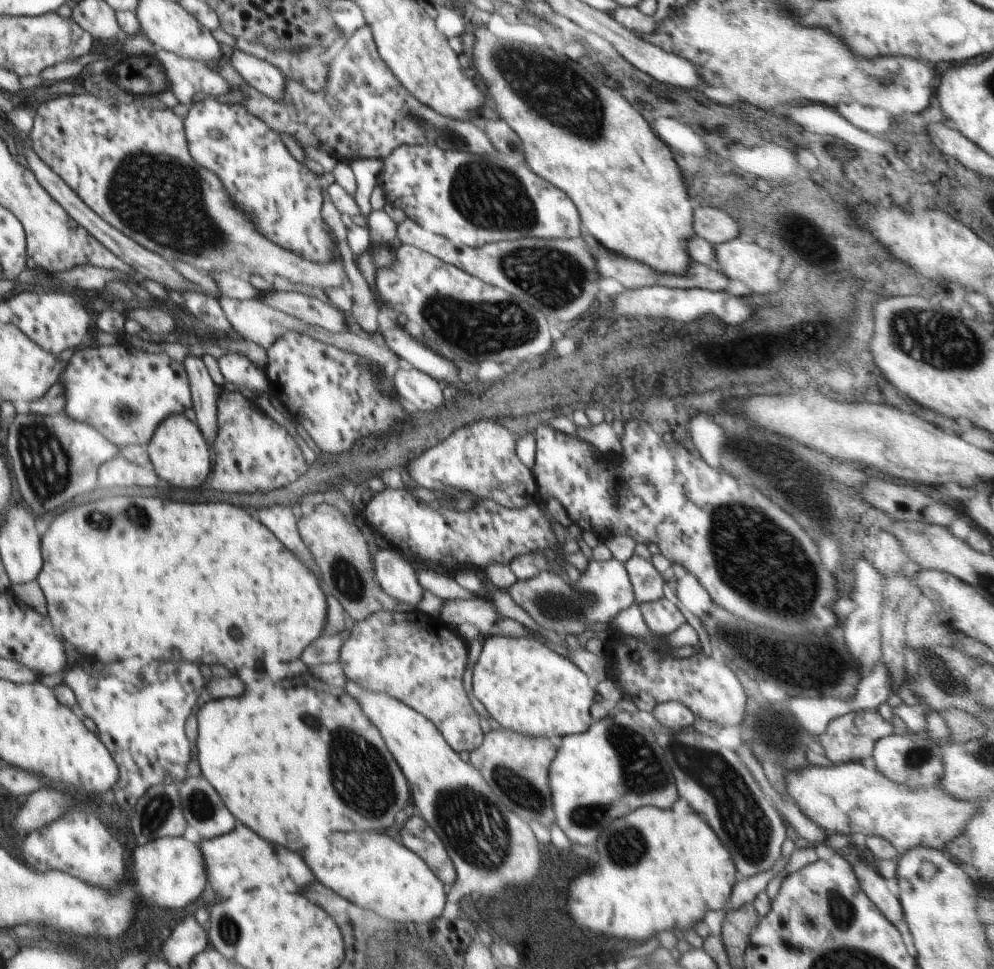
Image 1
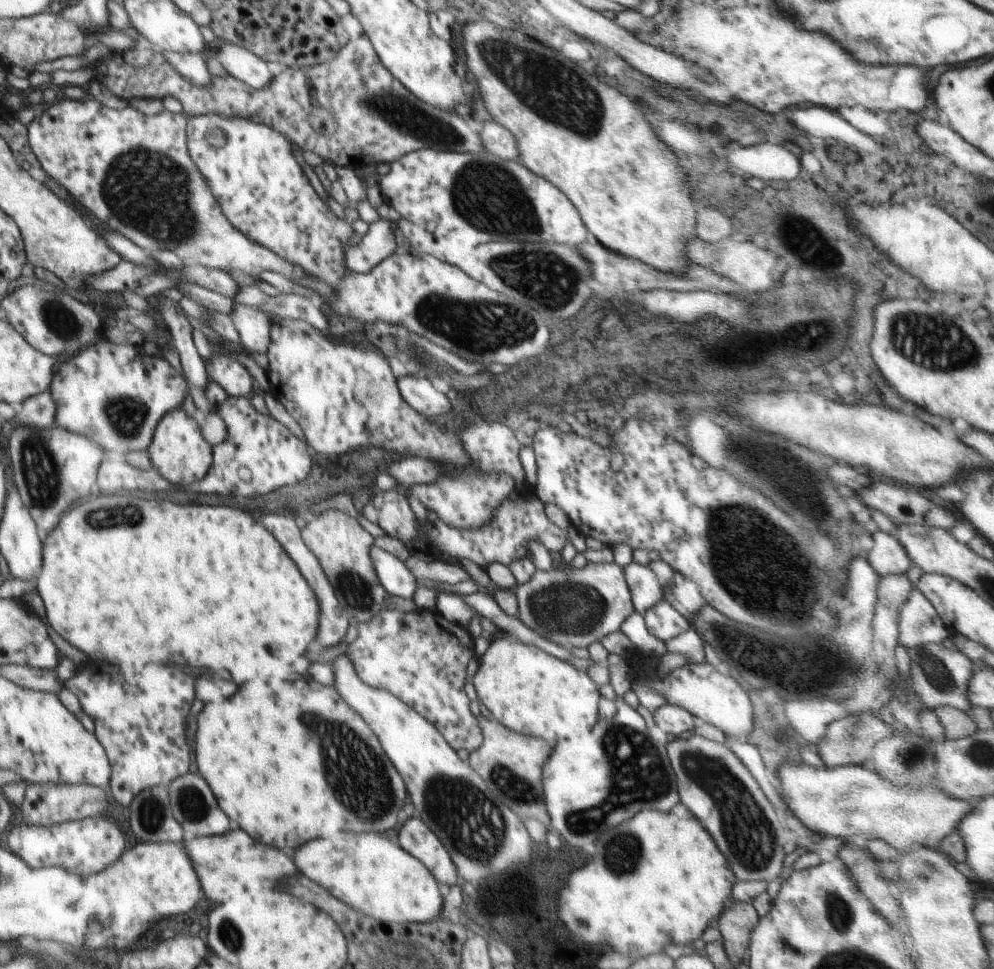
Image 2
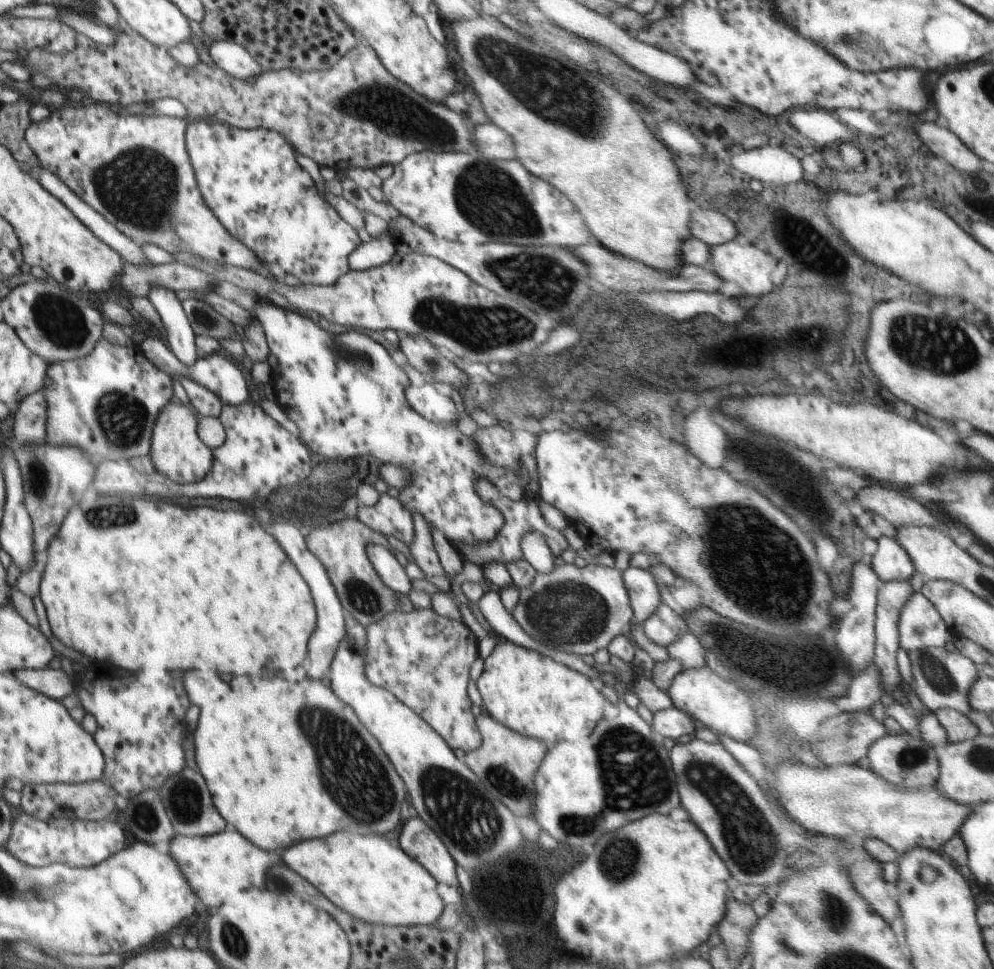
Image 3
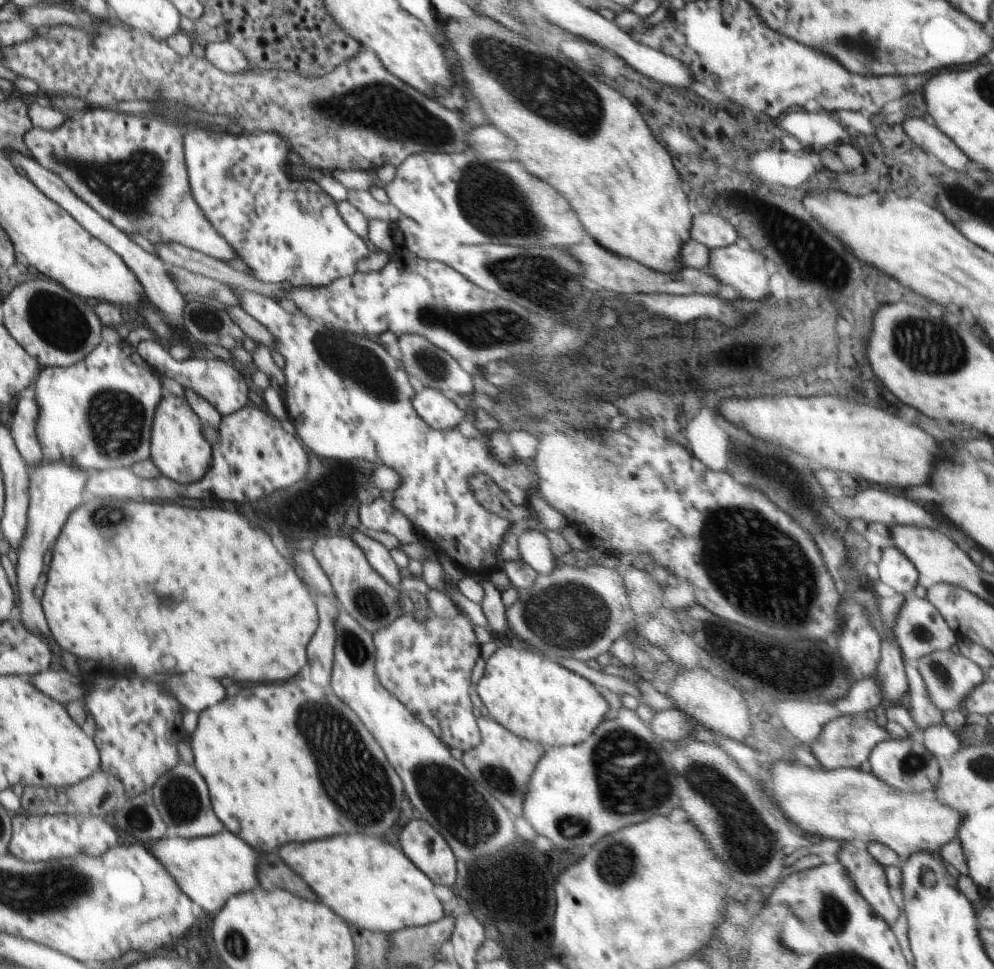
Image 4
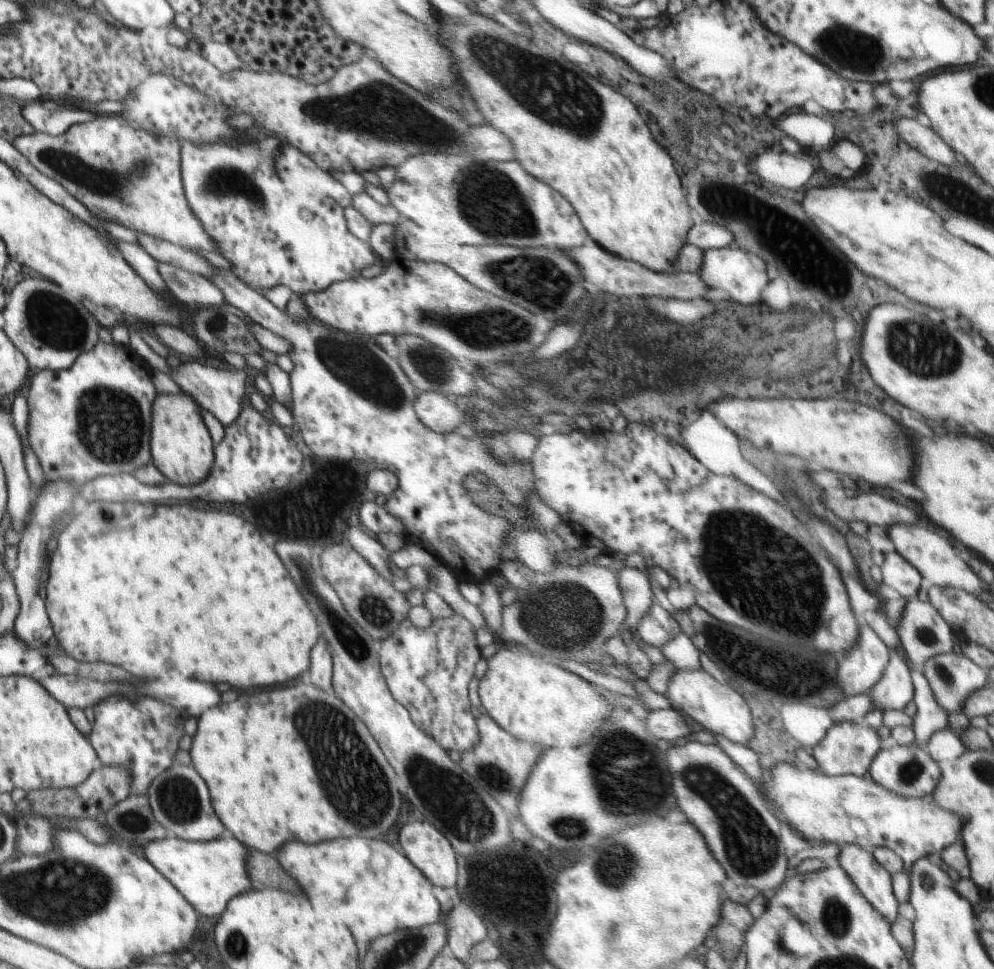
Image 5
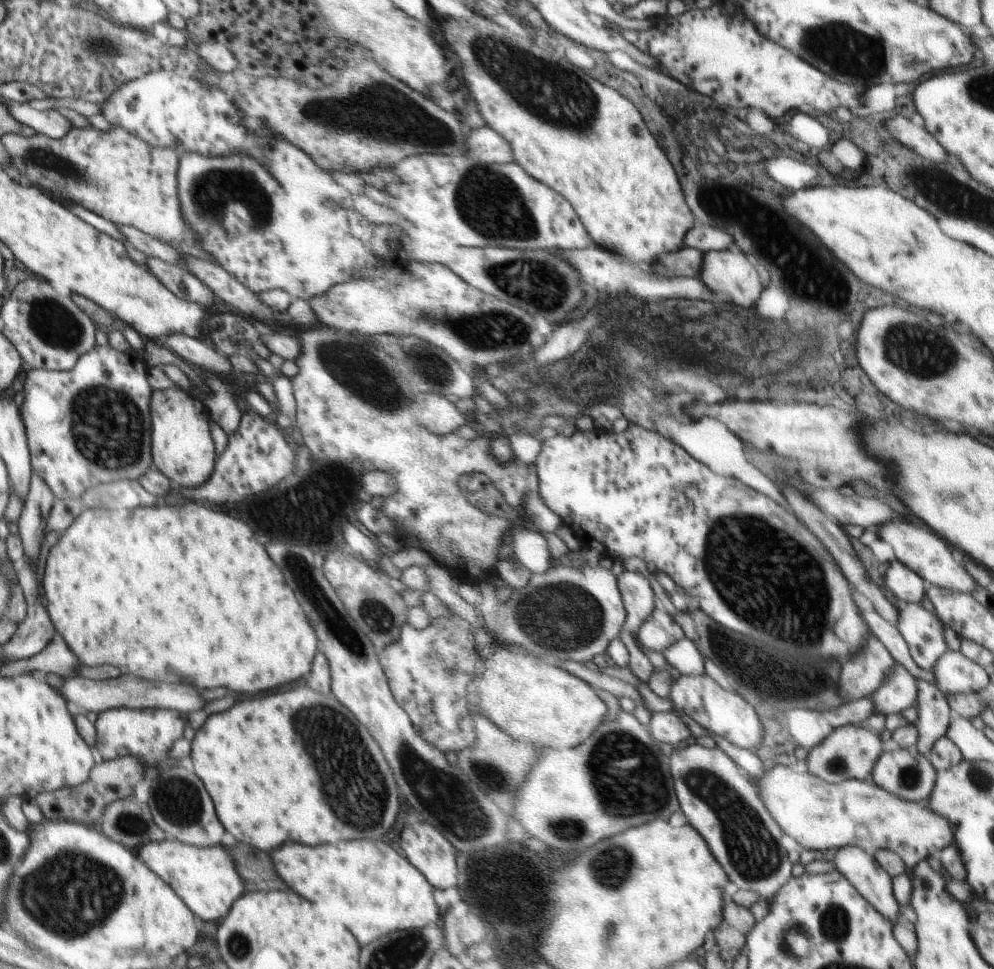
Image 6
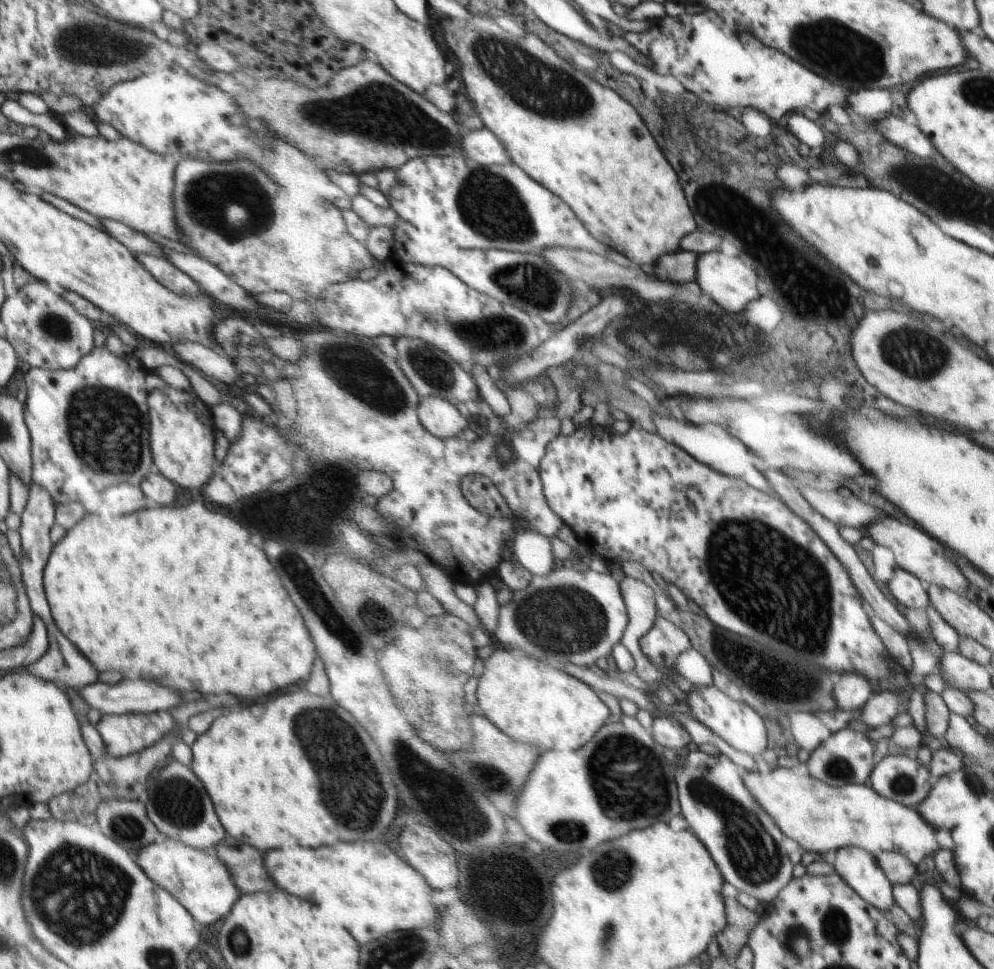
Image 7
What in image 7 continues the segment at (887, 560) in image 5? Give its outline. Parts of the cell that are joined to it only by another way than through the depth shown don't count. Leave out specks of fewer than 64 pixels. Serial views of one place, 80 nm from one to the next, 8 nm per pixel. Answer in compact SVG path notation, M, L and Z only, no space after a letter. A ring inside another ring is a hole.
M896 567L894 576L887 585L890 594L906 608L918 611L927 609L931 604L926 586L916 576L905 570Z

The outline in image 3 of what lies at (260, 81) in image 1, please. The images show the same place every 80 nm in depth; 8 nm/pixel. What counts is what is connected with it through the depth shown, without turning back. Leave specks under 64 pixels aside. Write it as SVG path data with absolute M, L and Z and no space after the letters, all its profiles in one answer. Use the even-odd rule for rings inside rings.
M213 41L209 54L215 66L226 72L228 76L245 79L260 77L264 72L247 50L232 41Z

